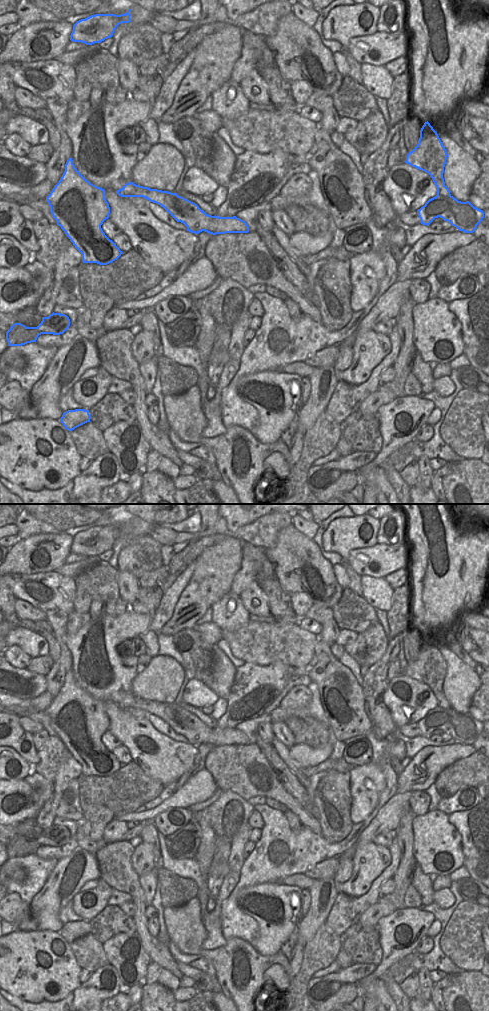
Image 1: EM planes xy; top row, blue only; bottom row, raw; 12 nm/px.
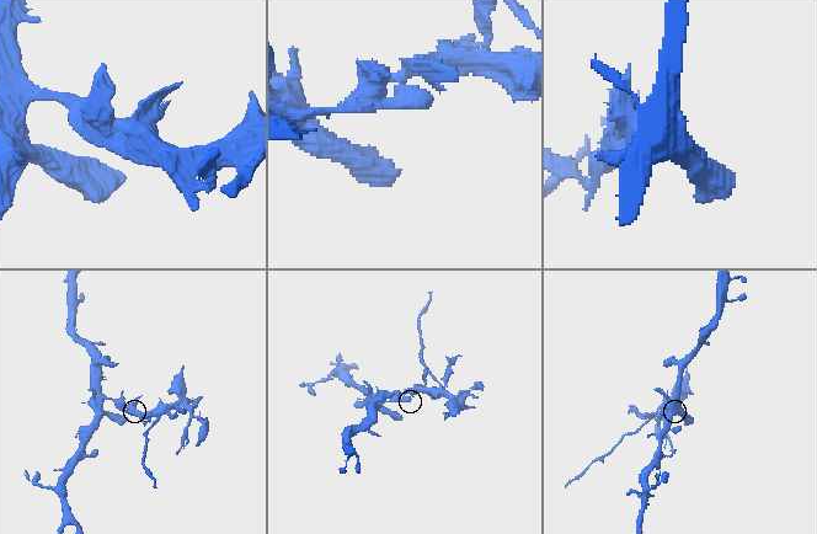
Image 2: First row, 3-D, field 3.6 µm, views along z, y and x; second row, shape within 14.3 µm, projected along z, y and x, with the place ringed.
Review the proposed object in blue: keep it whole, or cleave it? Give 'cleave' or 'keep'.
cleave

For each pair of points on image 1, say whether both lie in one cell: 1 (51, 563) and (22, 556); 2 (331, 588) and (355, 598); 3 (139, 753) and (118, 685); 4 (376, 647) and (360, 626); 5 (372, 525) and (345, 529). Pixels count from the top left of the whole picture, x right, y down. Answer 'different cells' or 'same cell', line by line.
1: same cell
2: different cells
3: different cells
4: different cells
5: same cell

